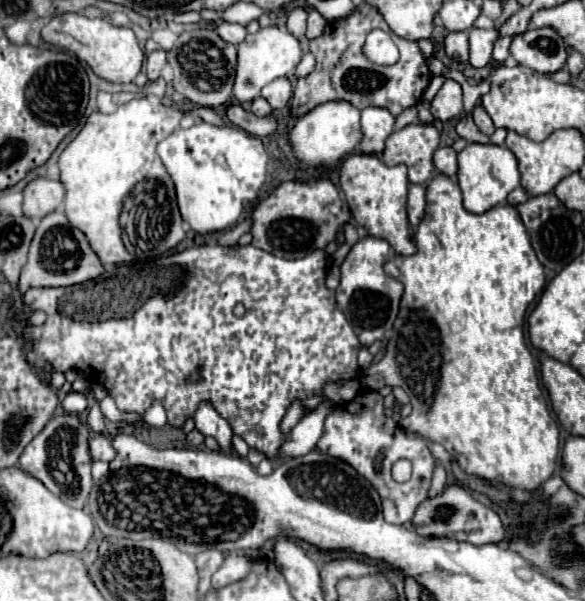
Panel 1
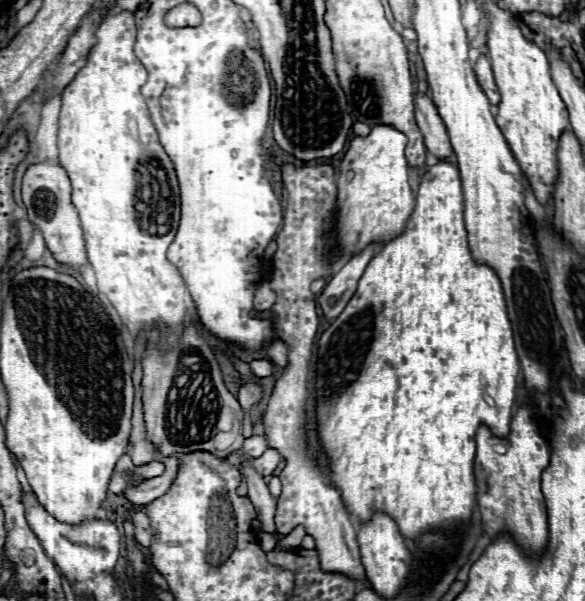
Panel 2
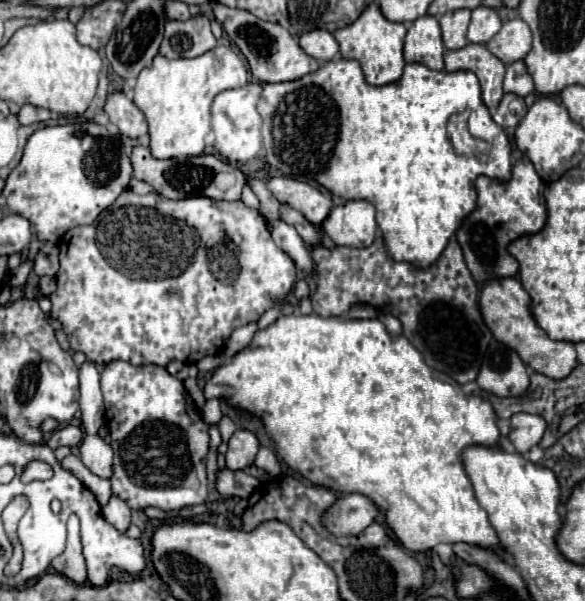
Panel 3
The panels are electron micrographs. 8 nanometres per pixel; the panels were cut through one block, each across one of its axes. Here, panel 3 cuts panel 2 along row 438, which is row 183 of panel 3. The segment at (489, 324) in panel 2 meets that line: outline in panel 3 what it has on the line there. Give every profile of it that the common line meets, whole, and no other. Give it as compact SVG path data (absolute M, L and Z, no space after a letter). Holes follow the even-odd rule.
M330 60L318 72L310 72L292 82L264 84L258 112L262 112L262 138L266 160L284 176L316 180L332 194L344 200L368 200L376 208L376 222L384 234L388 254L394 260L428 268L438 260L450 236L460 222L474 210L474 180L480 174L508 180L512 172L512 147L502 128L492 116L480 94L480 82L474 72L430 70L422 64L406 64L400 80L386 86L370 86L364 80L358 60ZM456 114L468 114L468 132L490 144L488 152L478 156L456 154L446 134L446 122Z

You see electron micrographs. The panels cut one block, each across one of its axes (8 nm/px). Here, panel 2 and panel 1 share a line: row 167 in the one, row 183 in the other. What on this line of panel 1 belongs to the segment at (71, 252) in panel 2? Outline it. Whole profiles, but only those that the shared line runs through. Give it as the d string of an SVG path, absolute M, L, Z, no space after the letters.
M38 178L24 188L24 216L30 220L40 220L46 214L62 208L64 186L60 182Z

